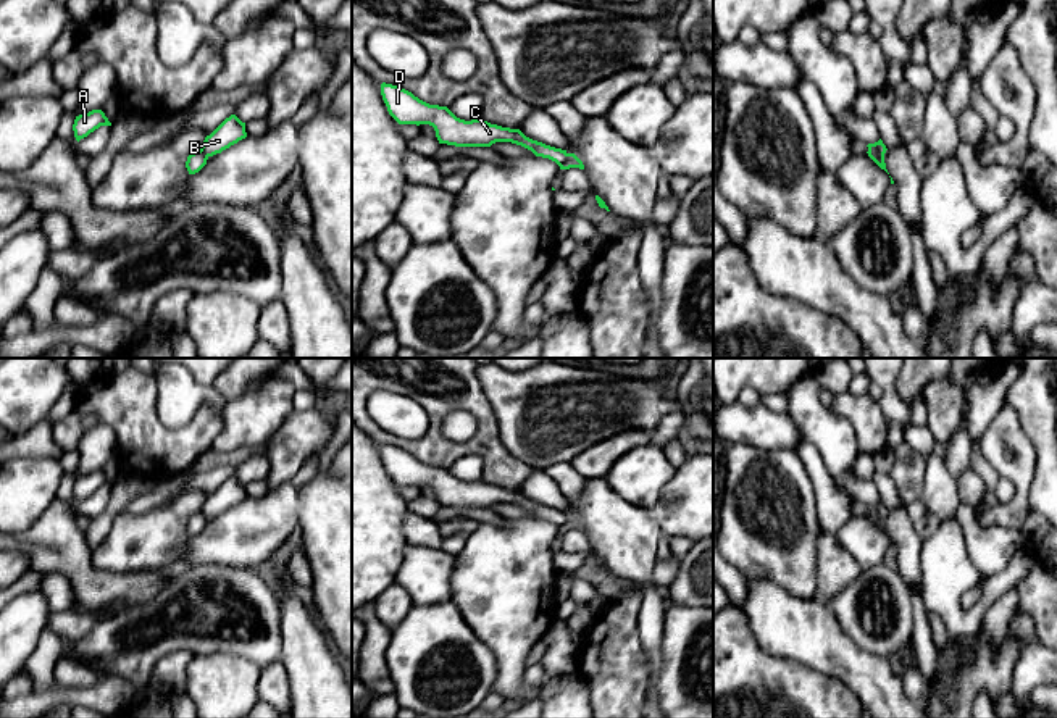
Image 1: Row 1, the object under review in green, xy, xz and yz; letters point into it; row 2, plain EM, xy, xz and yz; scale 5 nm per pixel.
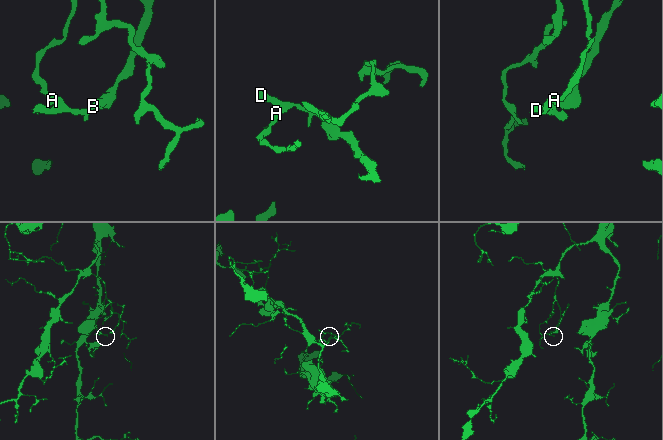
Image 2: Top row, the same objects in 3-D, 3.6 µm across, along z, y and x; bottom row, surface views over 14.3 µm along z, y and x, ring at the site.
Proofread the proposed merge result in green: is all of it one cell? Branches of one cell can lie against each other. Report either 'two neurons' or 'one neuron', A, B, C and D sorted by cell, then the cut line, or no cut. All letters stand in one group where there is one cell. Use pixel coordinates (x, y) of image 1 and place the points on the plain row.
two neurons | A C D / B | xz (567, 515), (560, 530)

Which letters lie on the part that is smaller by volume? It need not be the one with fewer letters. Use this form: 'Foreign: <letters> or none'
Foreign: B

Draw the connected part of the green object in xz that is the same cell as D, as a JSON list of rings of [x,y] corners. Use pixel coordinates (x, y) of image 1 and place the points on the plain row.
[[[382,444],[381,457],[389,476],[399,486],[429,486],[434,489],[439,505],[491,508],[495,503],[512,503],[531,511],[536,518],[555,523],[560,531],[566,521],[566,511],[533,502],[520,490],[502,489],[484,481],[460,481],[447,468],[429,466],[397,447]]]

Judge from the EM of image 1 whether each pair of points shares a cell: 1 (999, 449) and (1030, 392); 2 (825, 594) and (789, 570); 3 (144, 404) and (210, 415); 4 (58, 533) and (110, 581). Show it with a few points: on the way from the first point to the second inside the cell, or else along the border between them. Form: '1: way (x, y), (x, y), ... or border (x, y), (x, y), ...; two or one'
1: border (1004, 404), (1015, 412), (1019, 425), (1033, 450); two
2: border (815, 549), (815, 594), (812, 597); two
3: way (152, 423), (165, 436), (191, 434); one
4: way (63, 547), (96, 580); one

